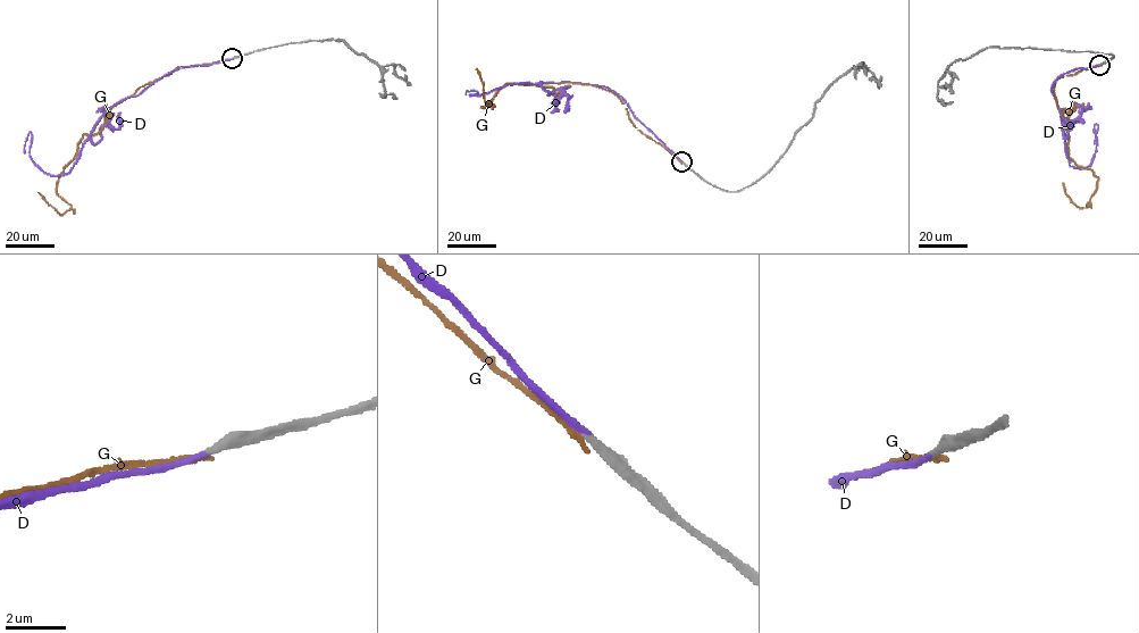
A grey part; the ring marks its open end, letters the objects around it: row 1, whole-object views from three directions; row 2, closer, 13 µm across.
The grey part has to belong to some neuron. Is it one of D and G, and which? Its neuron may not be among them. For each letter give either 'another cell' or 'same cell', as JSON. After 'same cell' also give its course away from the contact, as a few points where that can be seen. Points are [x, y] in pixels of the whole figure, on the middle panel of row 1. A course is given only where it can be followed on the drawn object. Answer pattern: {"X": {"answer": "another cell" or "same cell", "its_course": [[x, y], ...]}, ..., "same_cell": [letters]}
{"D": {"answer": "same cell", "its_course": [[681, 161], [634, 116], [624, 99], [604, 86], [541, 82], [470, 94], [477, 96], [475, 90], [466, 93]]}, "G": {"answer": "another cell"}, "same_cell": ["D"]}

